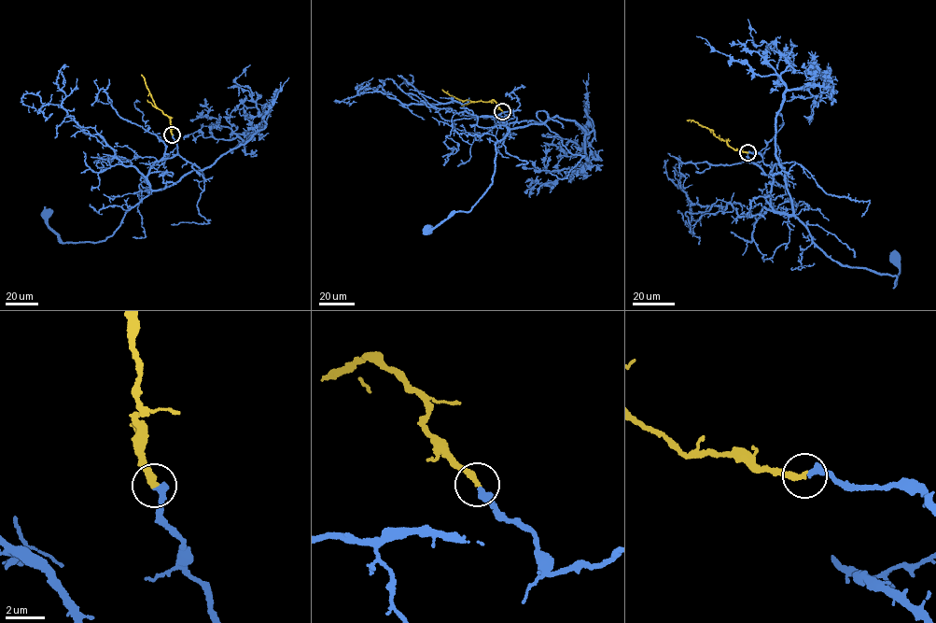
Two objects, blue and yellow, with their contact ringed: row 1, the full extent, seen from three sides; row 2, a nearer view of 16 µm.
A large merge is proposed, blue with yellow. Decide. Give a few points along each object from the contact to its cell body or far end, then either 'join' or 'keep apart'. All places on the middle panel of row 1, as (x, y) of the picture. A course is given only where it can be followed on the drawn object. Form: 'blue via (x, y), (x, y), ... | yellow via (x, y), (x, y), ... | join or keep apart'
blue via (502, 111), (517, 120), (496, 118), (509, 132), (495, 144), (492, 184), (471, 209), (428, 229) | yellow via (502, 111), (493, 100), (464, 101), (441, 90) | join

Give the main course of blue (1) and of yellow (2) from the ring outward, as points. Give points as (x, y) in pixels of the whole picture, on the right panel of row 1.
1: (748, 152), (769, 165), (775, 211), (798, 218), (832, 260), (894, 276), (895, 285), (895, 258)
2: (747, 152), (734, 149), (726, 140), (715, 136), (713, 131), (687, 120)

